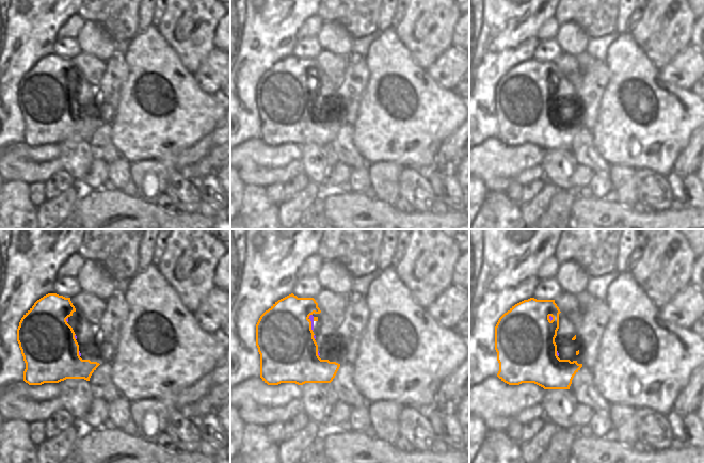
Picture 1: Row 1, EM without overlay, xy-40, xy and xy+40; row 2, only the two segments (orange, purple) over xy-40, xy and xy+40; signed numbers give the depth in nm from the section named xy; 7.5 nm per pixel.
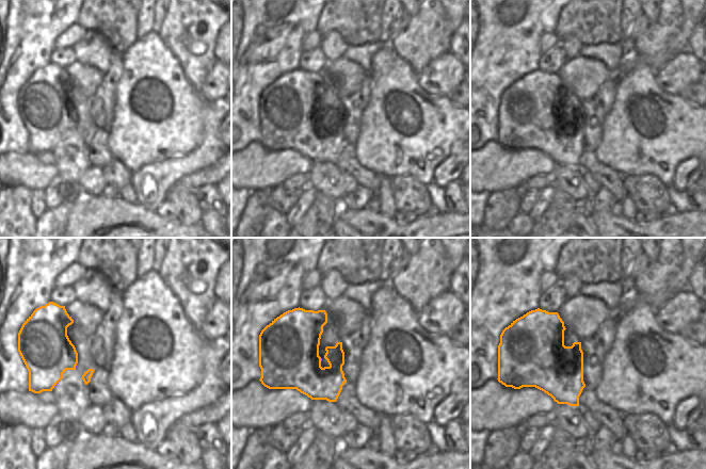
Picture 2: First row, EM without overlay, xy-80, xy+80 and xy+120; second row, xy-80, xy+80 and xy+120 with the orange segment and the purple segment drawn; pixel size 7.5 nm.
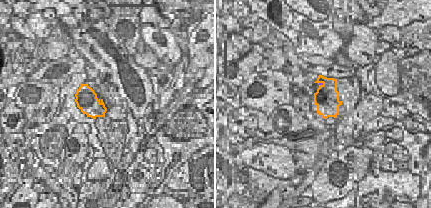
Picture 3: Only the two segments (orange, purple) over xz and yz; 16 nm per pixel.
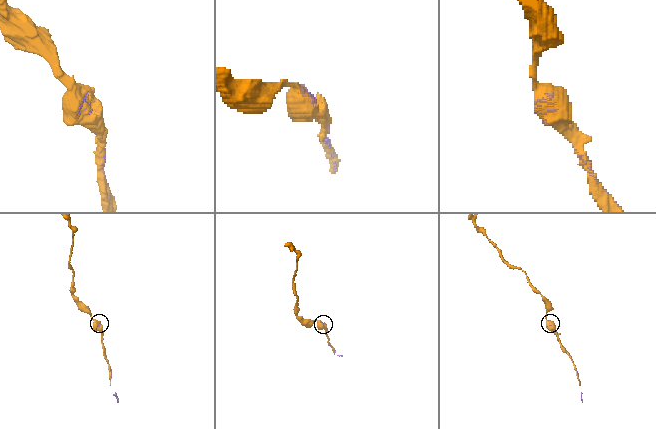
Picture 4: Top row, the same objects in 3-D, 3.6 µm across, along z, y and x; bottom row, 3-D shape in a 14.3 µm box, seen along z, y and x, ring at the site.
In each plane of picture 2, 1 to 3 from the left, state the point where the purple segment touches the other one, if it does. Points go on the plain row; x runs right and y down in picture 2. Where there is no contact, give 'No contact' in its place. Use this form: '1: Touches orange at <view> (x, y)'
1: Touches orange at xy-80 (57, 144)
2: Touches orange at xy+80 (320, 120)
3: No contact.

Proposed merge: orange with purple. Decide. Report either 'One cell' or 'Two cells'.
One cell.

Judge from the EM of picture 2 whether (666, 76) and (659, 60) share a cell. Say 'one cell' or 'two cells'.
two cells

